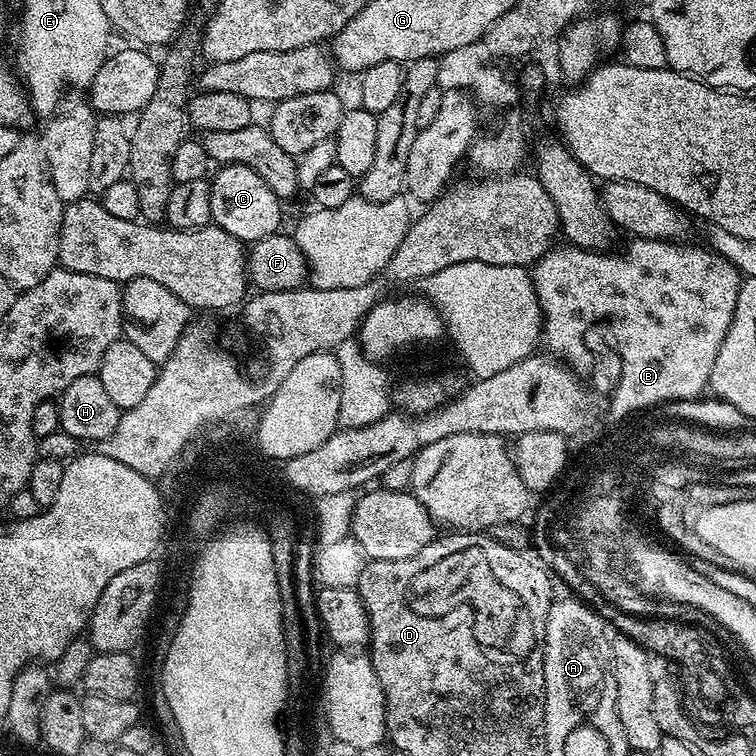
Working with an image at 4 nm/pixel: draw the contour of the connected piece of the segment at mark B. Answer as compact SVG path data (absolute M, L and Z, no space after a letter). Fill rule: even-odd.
M635 238L629 239L627 241L629 244L625 246L624 253L619 256L616 253L616 250L605 250L602 252L591 252L588 248L577 248L574 244L569 244L567 242L561 243L561 248L559 246L553 246L548 249L548 253L546 253L541 260L536 261L535 264L531 265L530 275L532 277L532 285L534 286L534 290L536 291L536 297L538 298L538 302L540 303L540 314L542 317L542 344L545 348L557 361L563 362L565 365L571 366L573 369L580 370L583 366L586 365L589 361L589 355L594 348L594 343L592 343L592 331L597 328L596 332L599 333L600 336L604 334L610 334L611 337L616 339L616 341L620 341L620 345L623 347L622 351L625 355L624 362L624 384L620 384L620 400L616 405L619 406L620 412L628 412L628 408L639 408L642 412L645 410L650 410L650 408L654 407L655 404L657 406L663 406L668 403L669 400L695 400L697 397L701 395L707 389L708 379L710 378L710 370L714 370L714 358L718 358L718 350L722 350L722 342L726 338L726 330L730 330L730 322L734 318L734 306L738 302L738 290L740 289L741 282L741 274L740 271L735 268L732 263L729 262L726 258L722 258L717 254L717 252L712 251L709 247L702 246L702 248L691 248L688 245L688 242L673 242L671 240L638 240Z

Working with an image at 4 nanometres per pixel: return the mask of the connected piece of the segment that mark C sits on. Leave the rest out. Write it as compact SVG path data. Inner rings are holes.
M226 164L217 167L215 172L209 186L211 223L215 227L226 230L226 234L241 242L255 242L281 231L282 202L274 190L270 190L270 186L266 186L266 182L254 174L254 170L241 164Z

